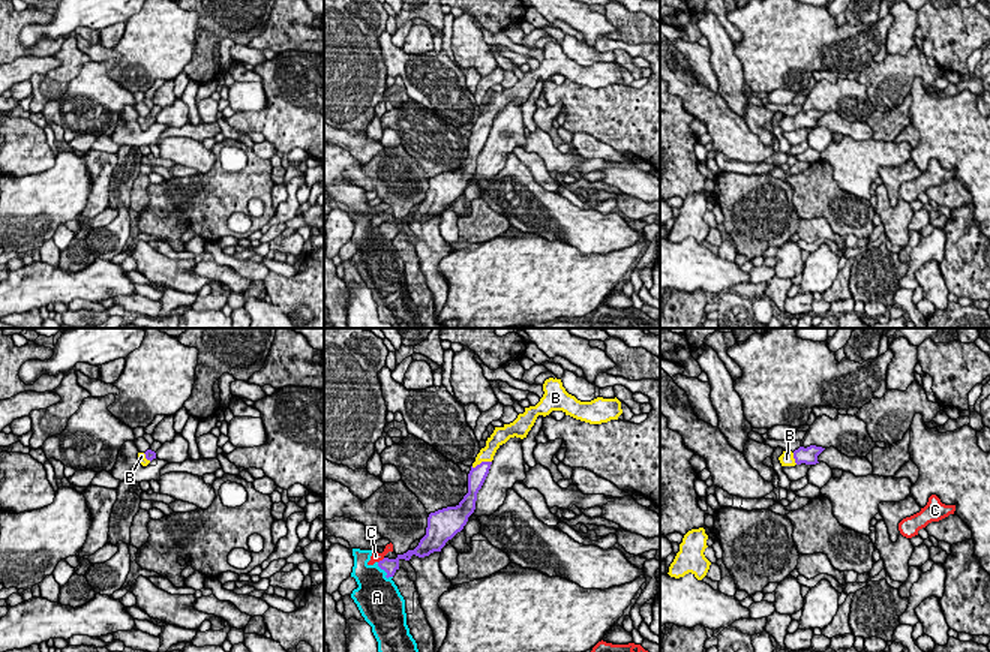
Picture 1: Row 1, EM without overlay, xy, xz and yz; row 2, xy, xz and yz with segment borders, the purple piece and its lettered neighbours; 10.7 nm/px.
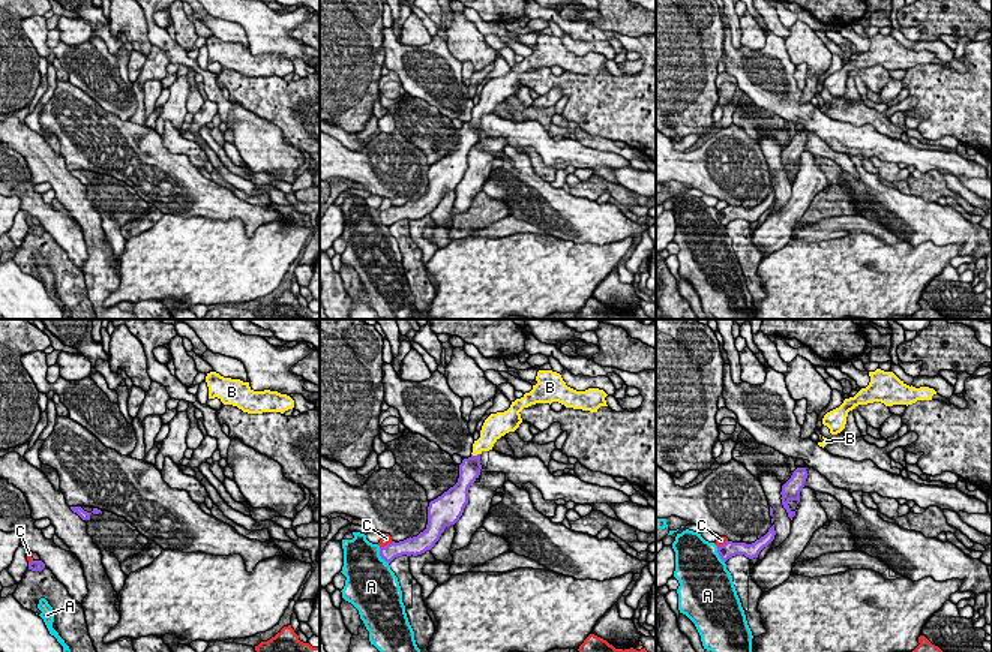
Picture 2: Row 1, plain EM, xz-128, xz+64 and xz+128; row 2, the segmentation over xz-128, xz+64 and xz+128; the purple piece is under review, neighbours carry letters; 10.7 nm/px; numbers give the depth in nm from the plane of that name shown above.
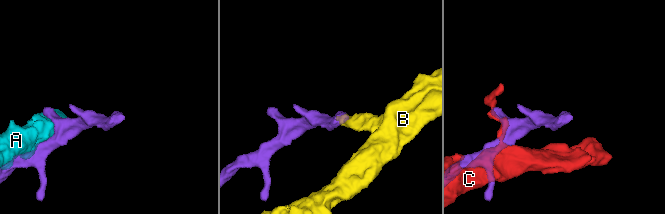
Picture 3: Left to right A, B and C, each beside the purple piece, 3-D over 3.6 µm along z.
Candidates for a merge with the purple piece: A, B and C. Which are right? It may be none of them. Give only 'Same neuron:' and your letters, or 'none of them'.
Same neuron: B

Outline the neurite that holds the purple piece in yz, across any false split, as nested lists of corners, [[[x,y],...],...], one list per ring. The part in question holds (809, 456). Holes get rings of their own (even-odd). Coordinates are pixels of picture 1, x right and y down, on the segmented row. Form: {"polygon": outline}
{"polygon": [[[810,445],[807,448],[800,447],[798,450],[792,451],[783,451],[783,454],[778,457],[782,466],[795,466],[795,465],[816,465],[818,456],[824,451],[825,448]]]}

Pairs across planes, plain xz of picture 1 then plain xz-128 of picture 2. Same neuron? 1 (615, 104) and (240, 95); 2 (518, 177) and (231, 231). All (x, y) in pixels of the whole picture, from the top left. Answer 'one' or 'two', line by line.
1: one
2: two

